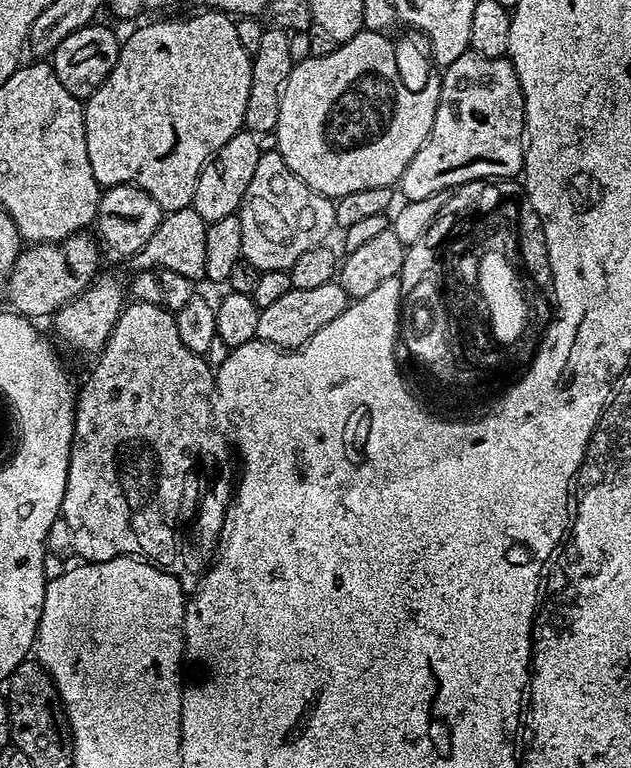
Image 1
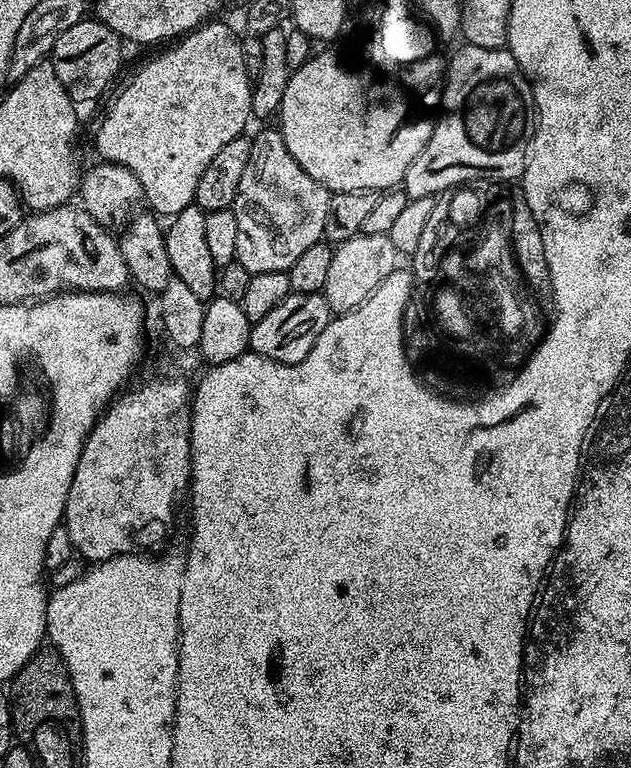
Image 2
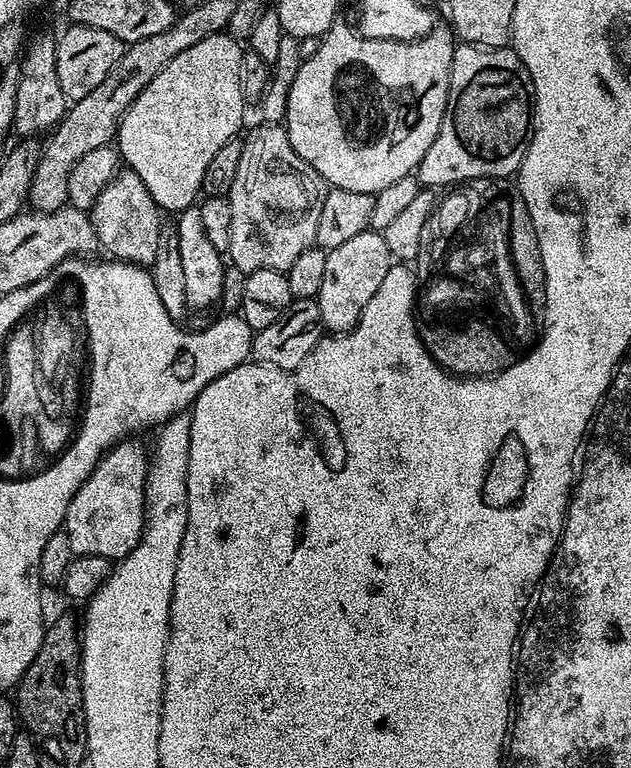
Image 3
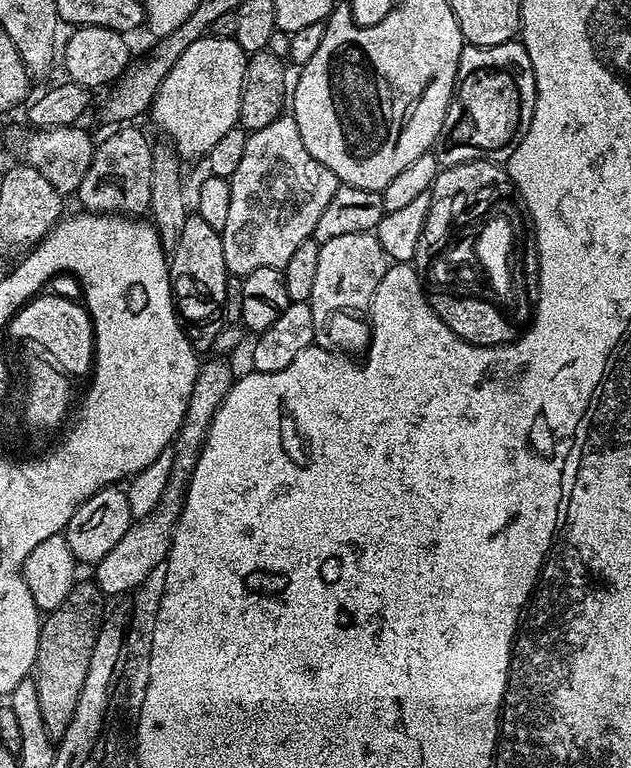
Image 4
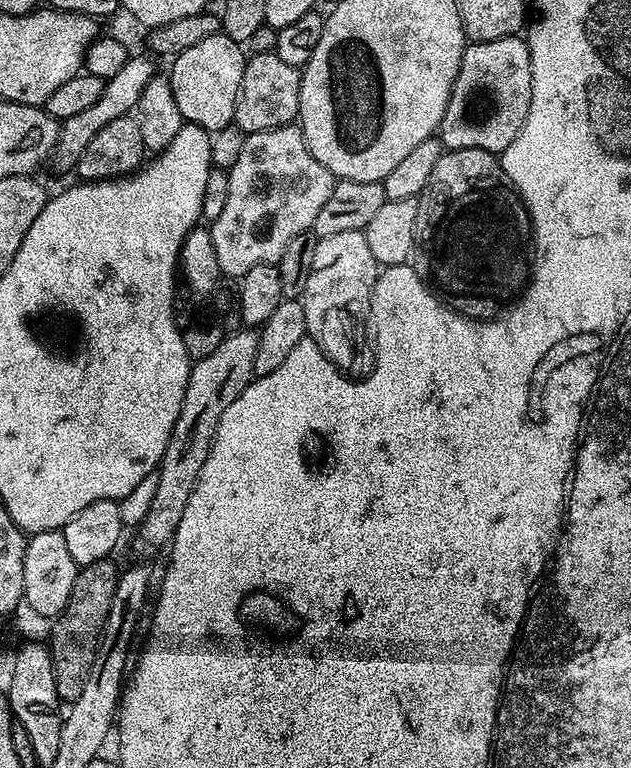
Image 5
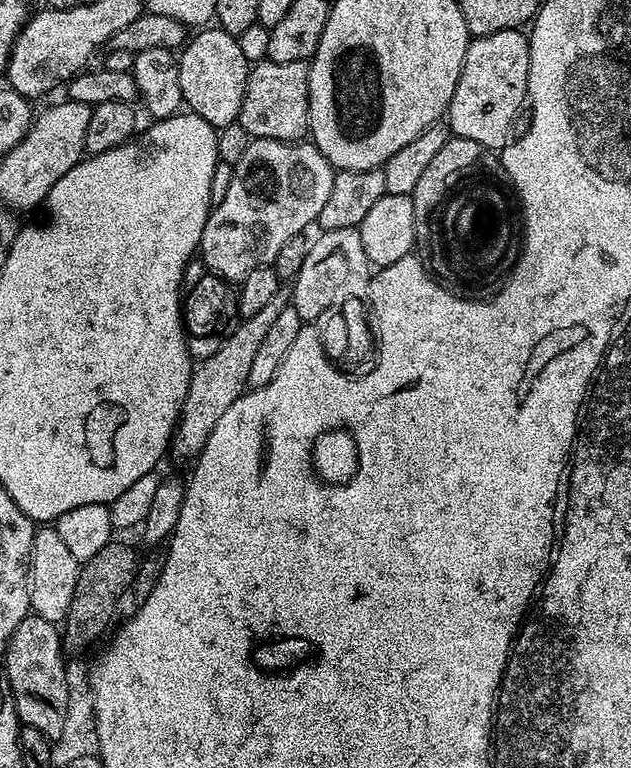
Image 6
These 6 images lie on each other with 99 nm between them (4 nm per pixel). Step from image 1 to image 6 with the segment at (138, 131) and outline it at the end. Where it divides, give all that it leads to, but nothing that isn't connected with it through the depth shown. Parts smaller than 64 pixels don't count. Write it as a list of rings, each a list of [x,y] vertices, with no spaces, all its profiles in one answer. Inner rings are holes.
[[[208,26],[197,32],[200,33],[194,38],[192,36],[179,53],[178,82],[182,86],[184,104],[213,128],[221,130],[228,124],[237,123],[242,98],[246,94],[250,61],[246,54],[242,54],[239,39],[219,26]]]

